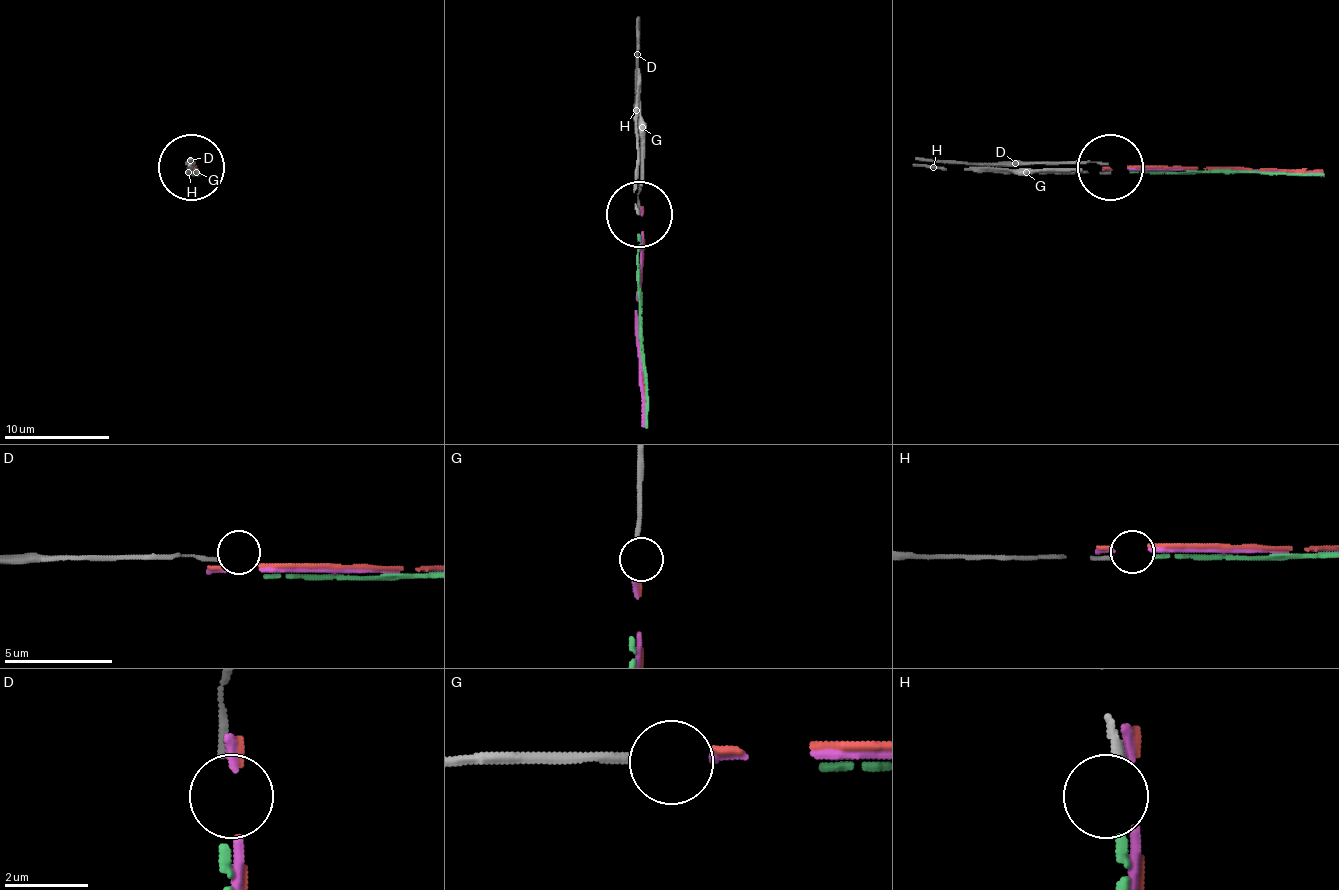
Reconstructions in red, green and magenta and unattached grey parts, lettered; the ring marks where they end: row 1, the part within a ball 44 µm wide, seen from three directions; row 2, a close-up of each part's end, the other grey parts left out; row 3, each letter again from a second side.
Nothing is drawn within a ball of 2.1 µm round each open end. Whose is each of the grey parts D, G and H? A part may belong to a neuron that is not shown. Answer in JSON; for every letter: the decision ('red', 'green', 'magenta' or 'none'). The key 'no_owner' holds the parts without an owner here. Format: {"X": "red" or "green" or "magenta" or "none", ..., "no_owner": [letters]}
{"D": "none", "G": "magenta", "H": "green", "no_owner": ["D"]}

